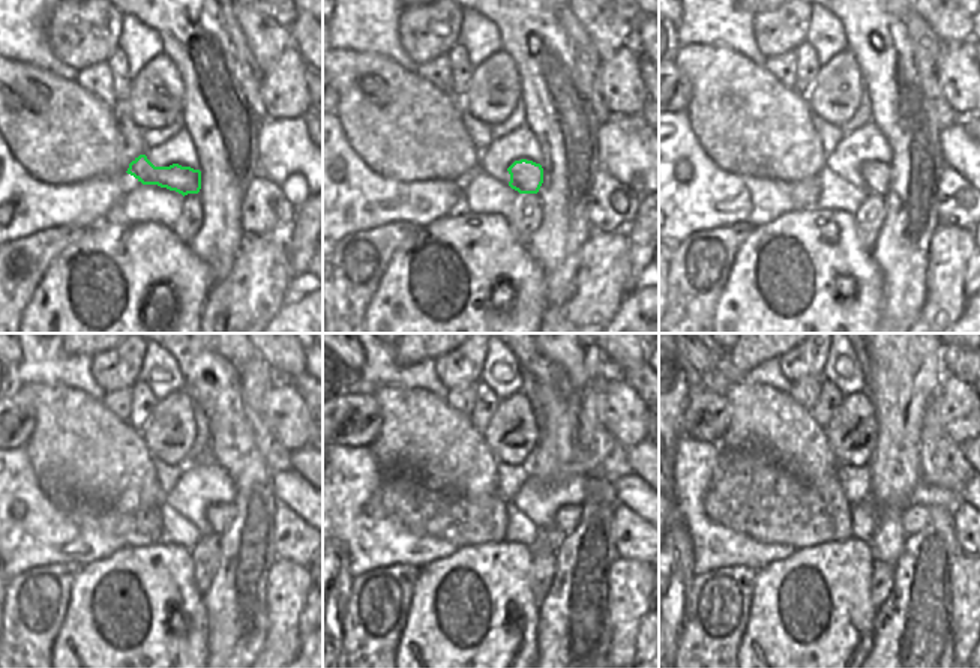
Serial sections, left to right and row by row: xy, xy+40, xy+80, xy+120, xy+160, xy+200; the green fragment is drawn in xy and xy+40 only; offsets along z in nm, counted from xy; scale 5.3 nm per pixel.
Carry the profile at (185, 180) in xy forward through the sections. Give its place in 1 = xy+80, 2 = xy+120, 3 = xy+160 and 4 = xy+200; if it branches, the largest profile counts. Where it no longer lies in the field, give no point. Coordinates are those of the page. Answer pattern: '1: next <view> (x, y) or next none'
1: next xy+80 (877, 176)
2: next xy+120 (219, 515)
3: next xy+160 (566, 520)
4: next xy+200 (916, 518)

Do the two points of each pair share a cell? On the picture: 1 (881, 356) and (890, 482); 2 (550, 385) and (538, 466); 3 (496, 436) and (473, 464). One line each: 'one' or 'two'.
1: one
2: one
3: two

